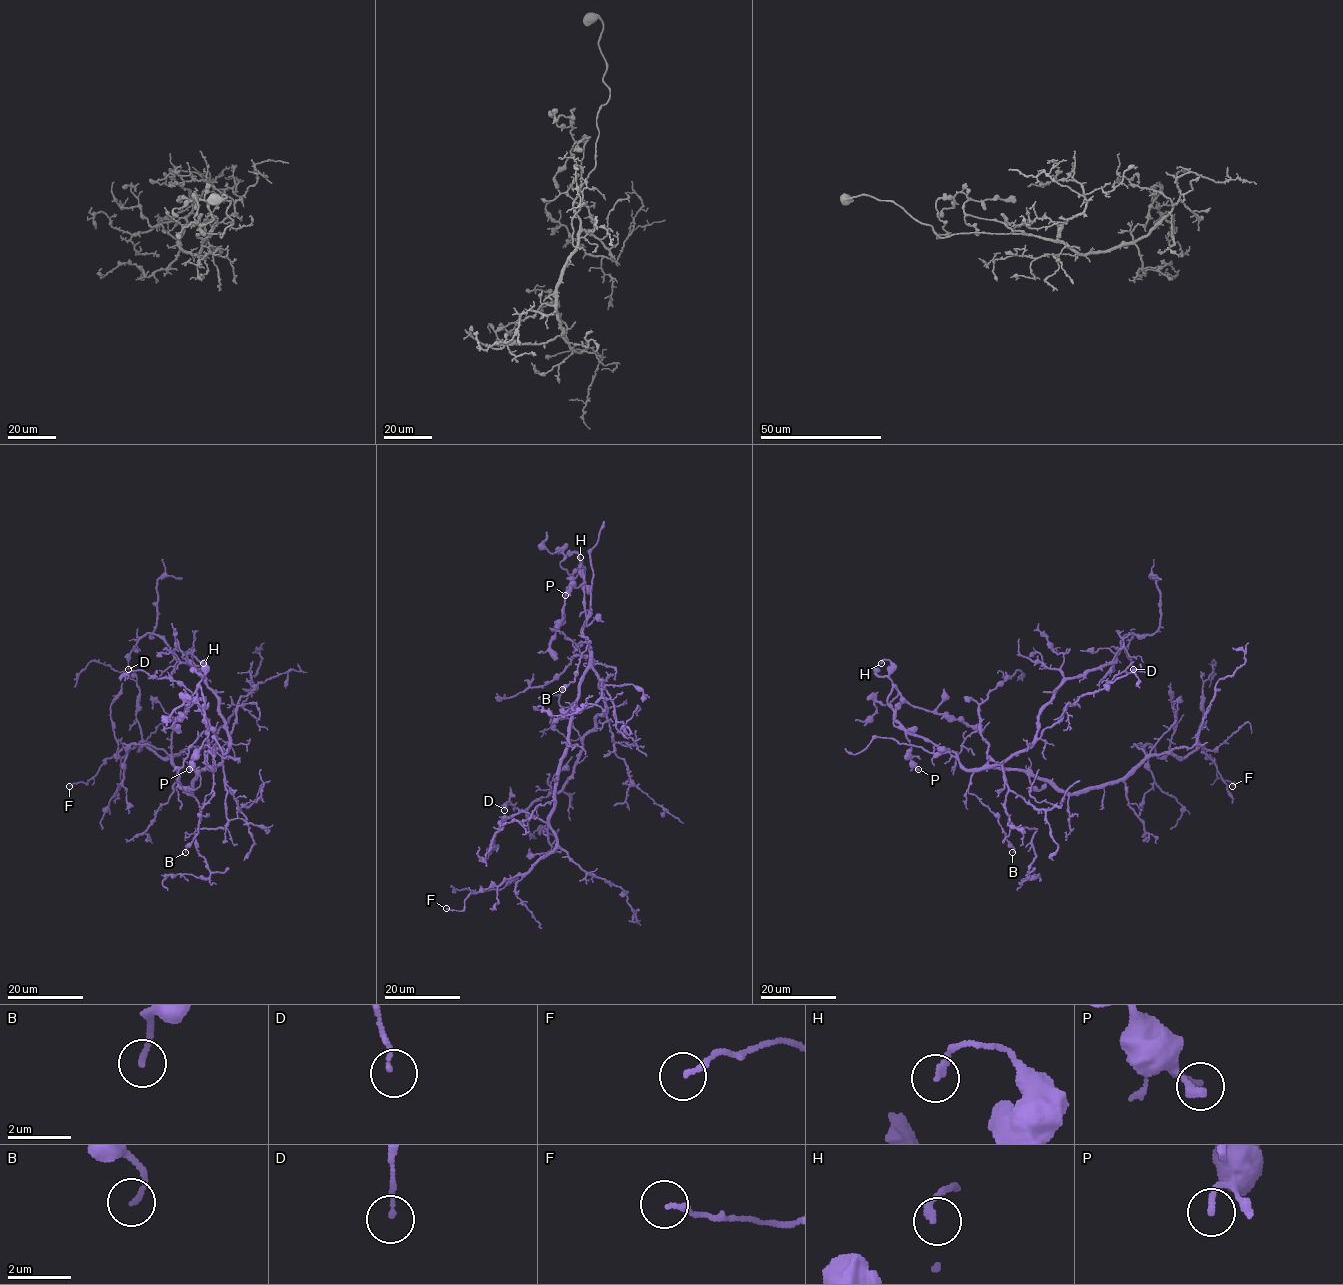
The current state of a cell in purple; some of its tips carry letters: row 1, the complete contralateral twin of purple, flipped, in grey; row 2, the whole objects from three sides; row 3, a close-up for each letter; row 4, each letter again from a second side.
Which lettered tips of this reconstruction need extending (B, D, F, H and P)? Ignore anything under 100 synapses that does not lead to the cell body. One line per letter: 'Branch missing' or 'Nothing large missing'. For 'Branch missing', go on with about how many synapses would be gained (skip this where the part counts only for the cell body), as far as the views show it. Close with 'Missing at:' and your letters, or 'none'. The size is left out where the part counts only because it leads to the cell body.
B: Nothing large missing
D: Nothing large missing
F: Nothing large missing
H: Nothing large missing
P: Nothing large missing
Missing at: none

